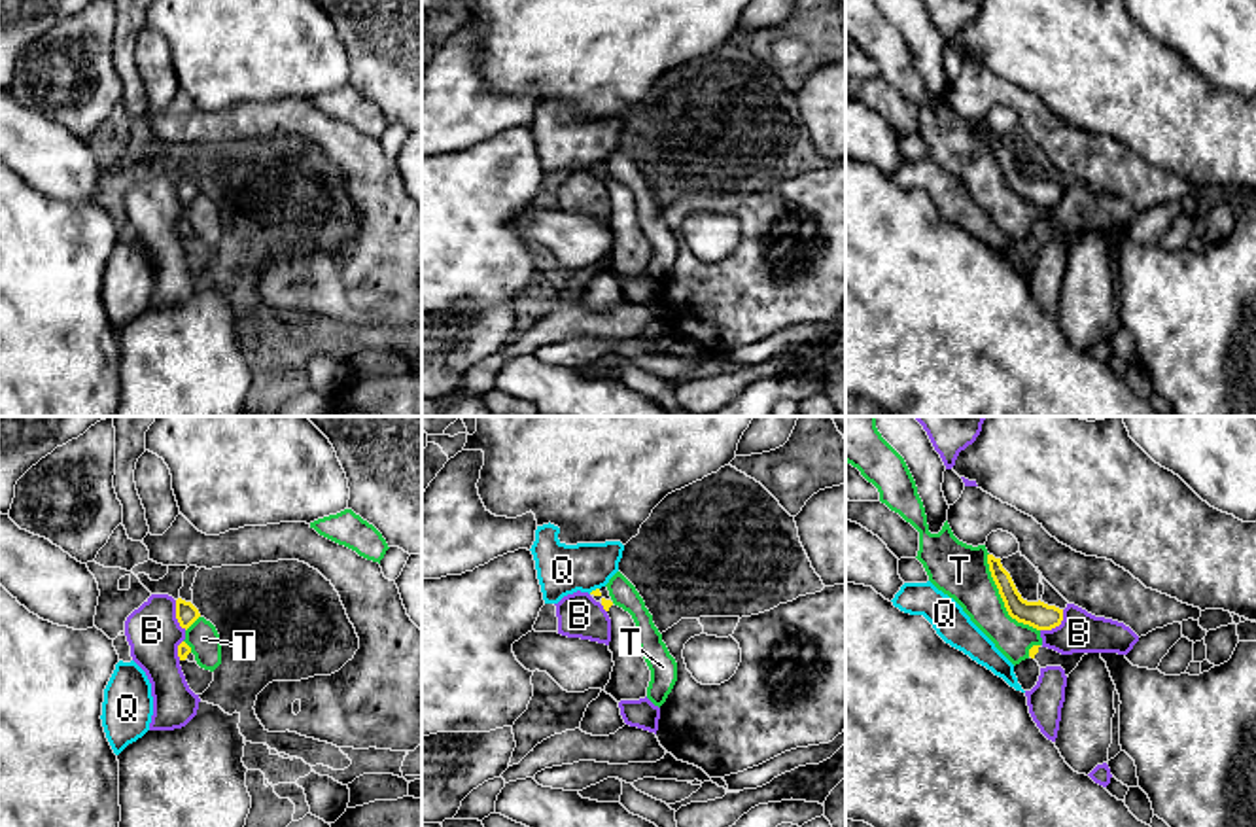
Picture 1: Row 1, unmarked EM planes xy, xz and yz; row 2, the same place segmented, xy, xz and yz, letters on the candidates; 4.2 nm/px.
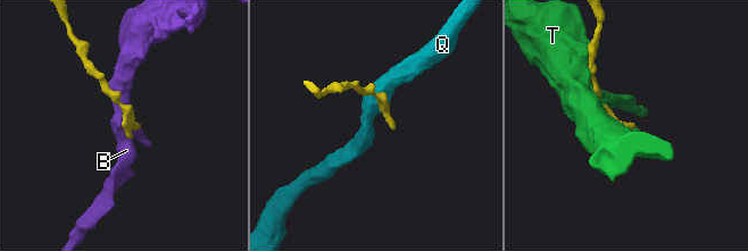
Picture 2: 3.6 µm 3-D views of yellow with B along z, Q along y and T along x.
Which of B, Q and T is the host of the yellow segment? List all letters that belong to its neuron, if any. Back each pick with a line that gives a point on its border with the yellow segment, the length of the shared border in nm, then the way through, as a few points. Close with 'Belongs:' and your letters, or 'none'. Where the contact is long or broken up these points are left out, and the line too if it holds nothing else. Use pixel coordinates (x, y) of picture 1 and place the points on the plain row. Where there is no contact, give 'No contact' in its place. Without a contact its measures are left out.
Belongs: none

